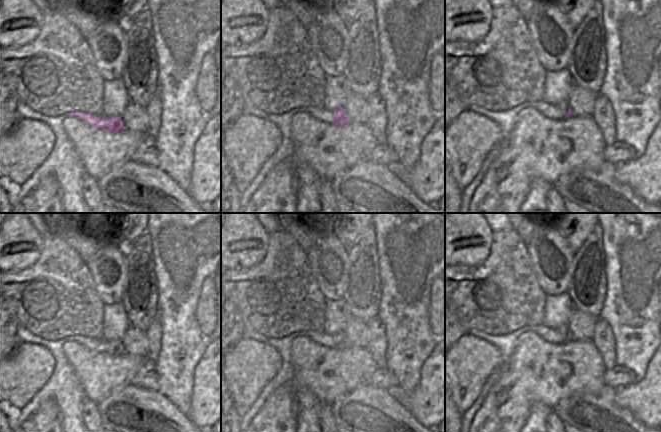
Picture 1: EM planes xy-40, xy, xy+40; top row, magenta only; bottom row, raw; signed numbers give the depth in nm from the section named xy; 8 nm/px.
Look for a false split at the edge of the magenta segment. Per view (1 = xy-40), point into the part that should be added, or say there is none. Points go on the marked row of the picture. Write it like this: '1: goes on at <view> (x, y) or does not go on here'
1: does not go on here

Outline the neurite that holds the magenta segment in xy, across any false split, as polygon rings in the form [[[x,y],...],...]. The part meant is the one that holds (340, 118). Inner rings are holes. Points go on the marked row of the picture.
[[[337,109],[333,112],[334,114],[334,122],[331,123],[332,125],[345,125],[348,123],[346,118],[346,112],[342,109]]]

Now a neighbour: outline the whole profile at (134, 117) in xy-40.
[[[128,102],[122,114],[122,120],[127,130],[146,133],[146,126],[148,124],[146,107],[139,107],[131,102]]]

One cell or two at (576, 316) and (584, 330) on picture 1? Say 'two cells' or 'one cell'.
one cell

